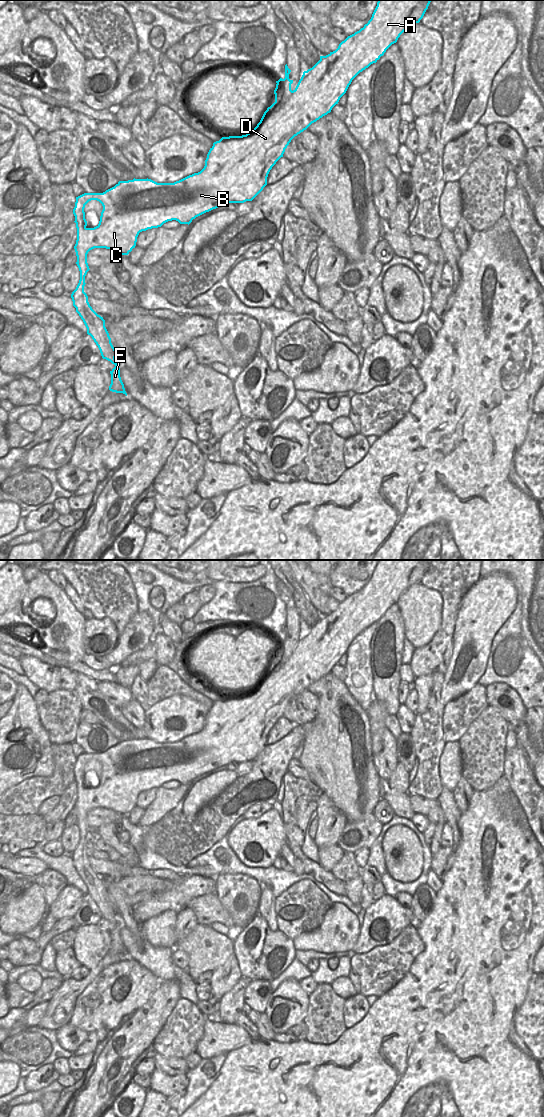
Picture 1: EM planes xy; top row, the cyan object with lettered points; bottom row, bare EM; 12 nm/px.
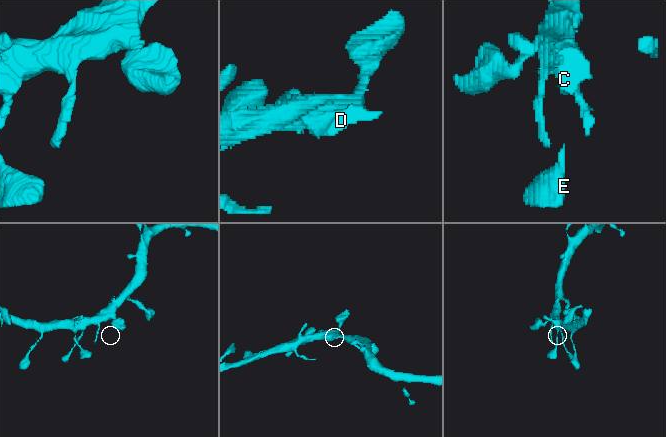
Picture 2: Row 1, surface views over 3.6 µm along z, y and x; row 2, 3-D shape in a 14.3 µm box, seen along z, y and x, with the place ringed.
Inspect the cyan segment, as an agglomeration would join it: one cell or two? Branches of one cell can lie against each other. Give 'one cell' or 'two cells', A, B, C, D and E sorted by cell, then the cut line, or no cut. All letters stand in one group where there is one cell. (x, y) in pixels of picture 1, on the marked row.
one cell; groups A B C D E; cut none

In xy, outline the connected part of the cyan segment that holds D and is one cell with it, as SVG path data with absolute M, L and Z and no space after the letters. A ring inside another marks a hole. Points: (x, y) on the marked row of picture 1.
M378 0L368 23L342 41L335 51L320 56L320 60L312 68L303 72L293 91L293 80L289 79L291 70L286 64L285 78L276 81L275 102L267 108L257 126L246 135L222 137L214 142L200 172L174 183L157 183L148 178L119 181L103 193L84 193L76 197L73 214L77 240L74 249L80 280L71 298L76 312L87 328L87 334L98 346L102 358L115 365L110 371L110 391L127 396L115 359L118 353L111 343L105 320L92 309L84 292L85 276L90 270L87 263L88 252L94 248L106 248L120 255L128 255L135 248L137 237L142 231L161 227L172 220L189 225L196 217L218 207L252 201L267 185L270 170L283 157L291 140L330 113L346 93L352 80L371 64L376 63L408 27L420 22L430 2L431 0ZM91 200L99 201L103 210L99 224L94 228L87 228L84 208Z

